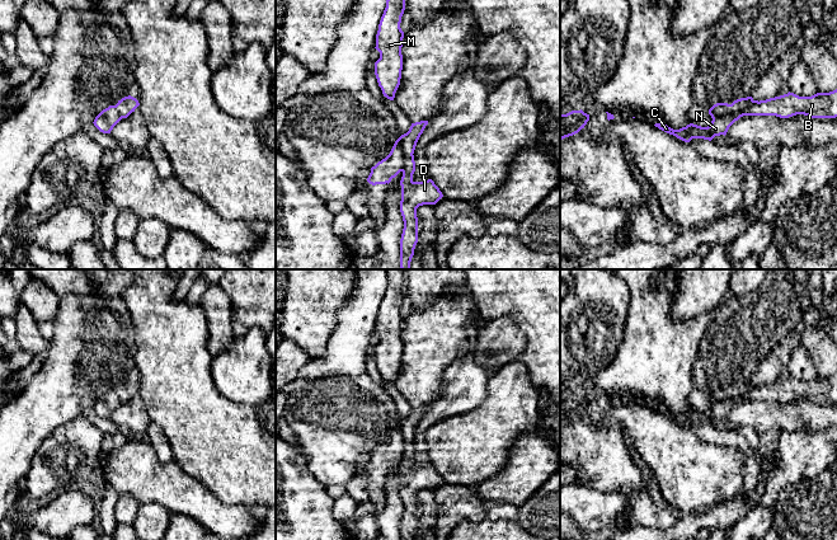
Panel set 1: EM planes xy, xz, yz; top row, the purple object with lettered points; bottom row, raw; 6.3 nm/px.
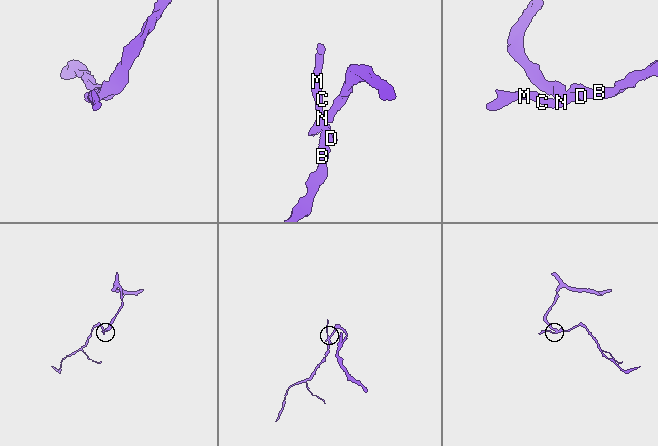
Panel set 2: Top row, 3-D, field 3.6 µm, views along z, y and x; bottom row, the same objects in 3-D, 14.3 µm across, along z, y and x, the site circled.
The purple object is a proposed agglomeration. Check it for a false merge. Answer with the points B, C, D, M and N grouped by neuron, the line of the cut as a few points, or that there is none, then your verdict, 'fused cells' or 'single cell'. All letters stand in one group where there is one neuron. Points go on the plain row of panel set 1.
B D / C M N; cut in xz along (400, 421), (400, 431), (404, 437), (401, 455); fused cells

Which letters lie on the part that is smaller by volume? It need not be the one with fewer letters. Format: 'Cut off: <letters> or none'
Cut off: C, M, N

